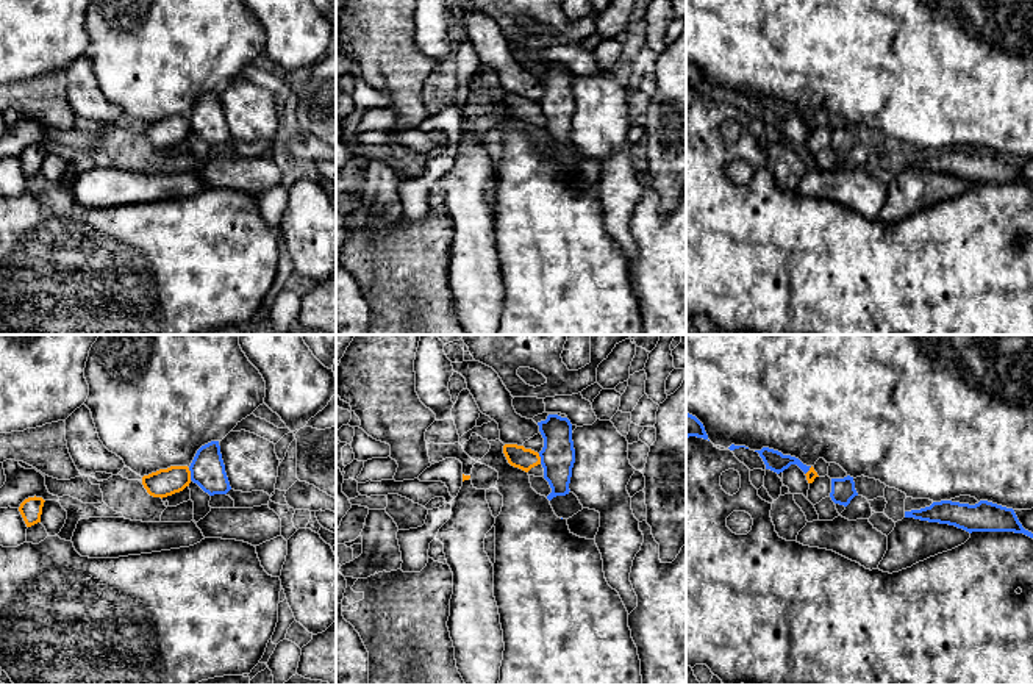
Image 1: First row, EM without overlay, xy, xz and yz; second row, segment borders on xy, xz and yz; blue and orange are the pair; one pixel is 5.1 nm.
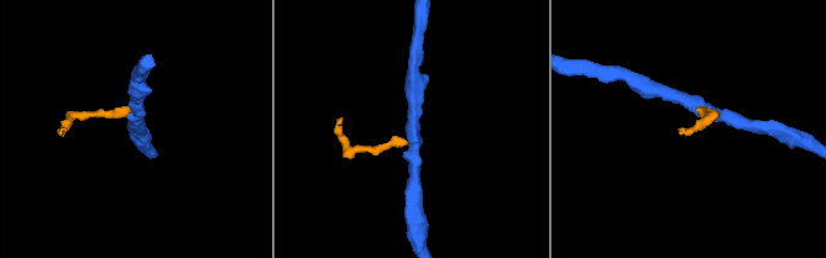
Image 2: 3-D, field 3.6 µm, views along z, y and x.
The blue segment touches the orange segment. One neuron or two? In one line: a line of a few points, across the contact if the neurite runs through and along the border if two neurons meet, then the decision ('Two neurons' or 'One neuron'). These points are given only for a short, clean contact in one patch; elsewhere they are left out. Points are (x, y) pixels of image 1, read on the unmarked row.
Line: xy (188, 118), (191, 129). Two neurons

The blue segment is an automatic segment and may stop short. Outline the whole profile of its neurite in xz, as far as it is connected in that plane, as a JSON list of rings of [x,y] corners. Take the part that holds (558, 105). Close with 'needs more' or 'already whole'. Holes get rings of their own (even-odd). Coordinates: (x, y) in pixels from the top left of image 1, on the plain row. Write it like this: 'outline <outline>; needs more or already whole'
outline [[[549,64],[545,70],[538,72],[544,88],[544,97],[539,102],[544,117],[544,128],[549,131],[552,150],[556,145],[569,144],[572,117],[575,113],[575,99],[572,91],[572,74],[567,67]]]; already whole

